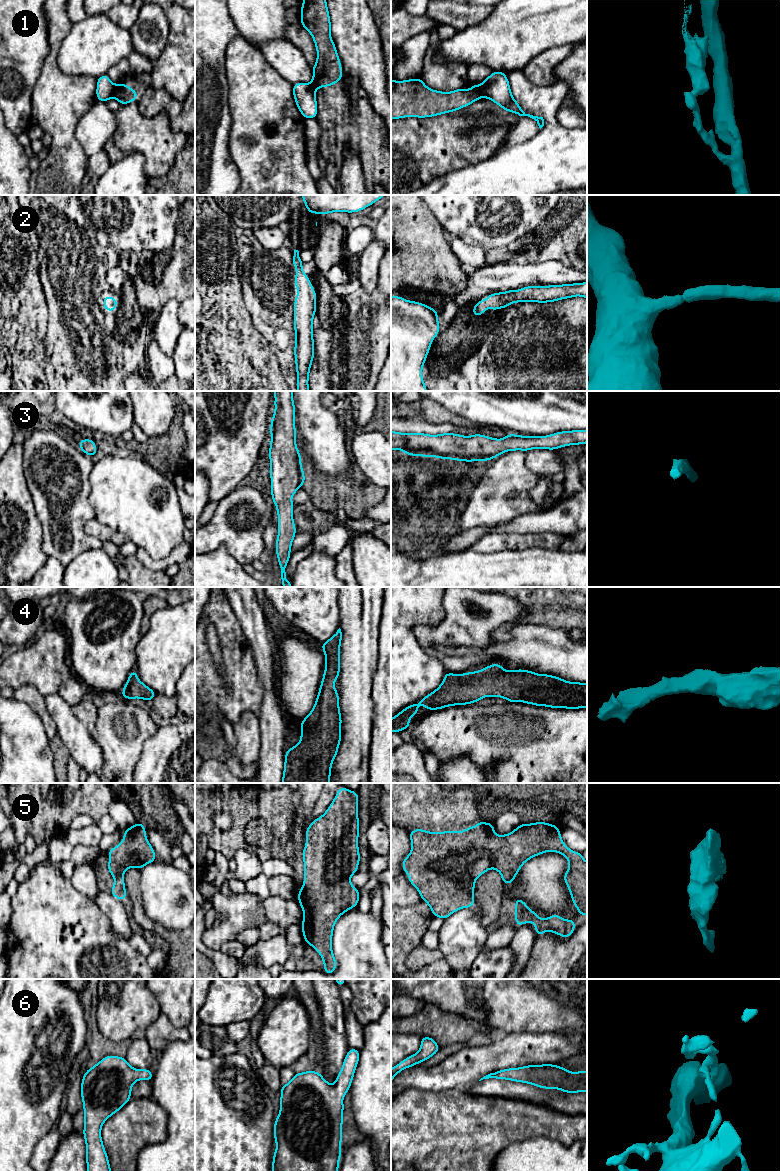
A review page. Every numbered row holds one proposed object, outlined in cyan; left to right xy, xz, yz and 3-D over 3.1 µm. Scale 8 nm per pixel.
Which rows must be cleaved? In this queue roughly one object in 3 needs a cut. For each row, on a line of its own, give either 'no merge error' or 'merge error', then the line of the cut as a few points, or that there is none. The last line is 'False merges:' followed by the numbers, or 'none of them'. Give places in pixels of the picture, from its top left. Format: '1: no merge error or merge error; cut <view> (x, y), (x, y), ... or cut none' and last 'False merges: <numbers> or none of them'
1: merge error; cut xy (115, 85), (116, 93), (113, 96)
2: no merge error; cut none
3: no merge error; cut none
4: no merge error; cut none
5: no merge error; cut none
6: no merge error; cut none
False merges: 1

